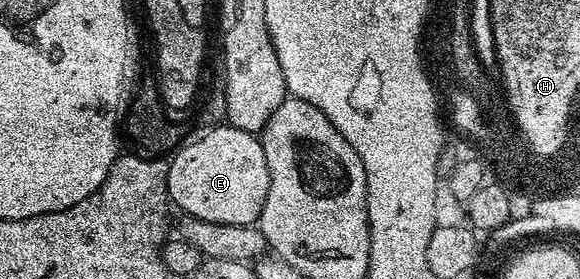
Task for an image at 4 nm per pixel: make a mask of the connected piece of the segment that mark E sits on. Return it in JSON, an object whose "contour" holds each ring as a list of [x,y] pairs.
{"contour":[[[213,125],[208,130],[206,135],[199,136],[194,143],[189,141],[178,147],[172,158],[168,160],[169,175],[165,179],[165,184],[169,190],[172,206],[175,205],[179,210],[185,211],[181,213],[186,216],[212,223],[256,224],[261,217],[263,201],[267,201],[267,185],[269,184],[267,157],[263,157],[263,145],[260,138],[254,132],[228,125]]]}

